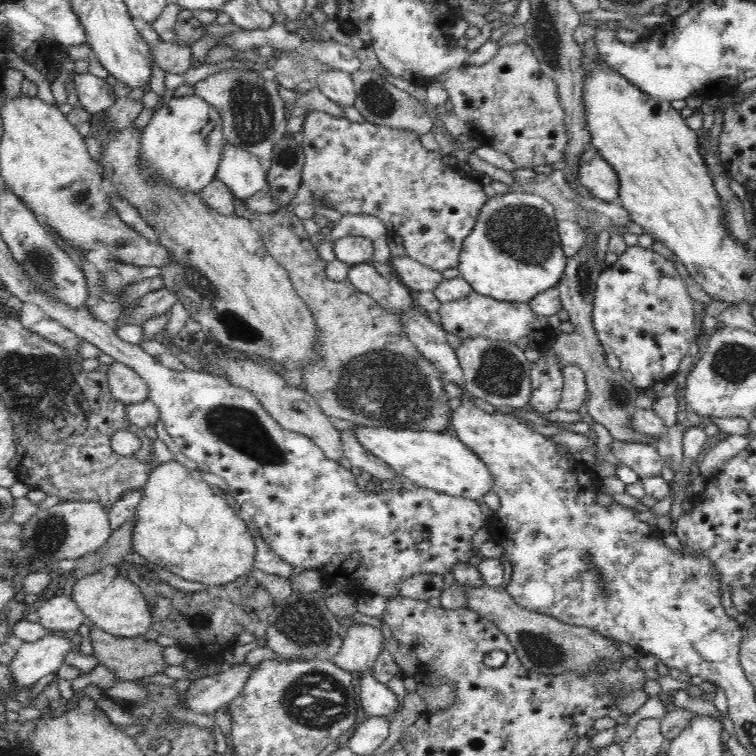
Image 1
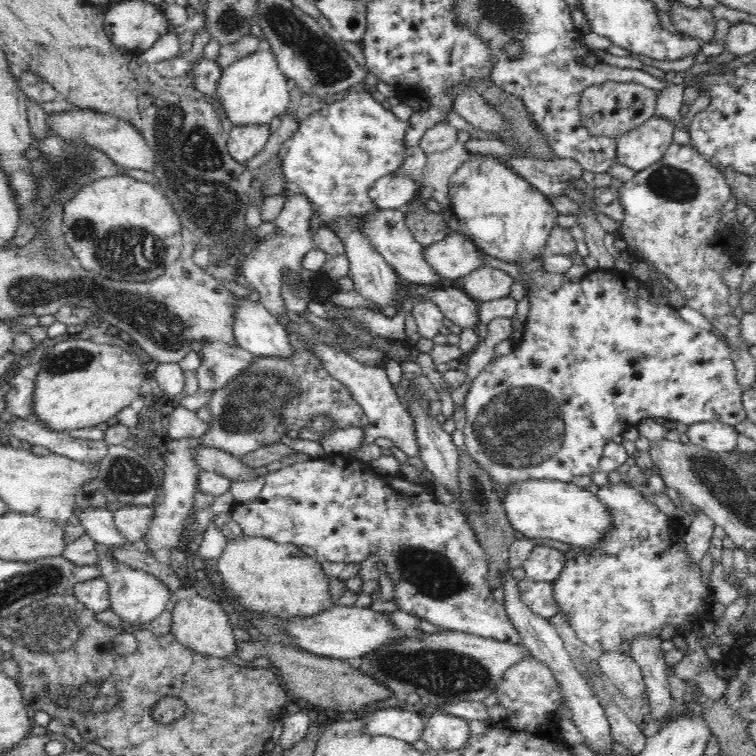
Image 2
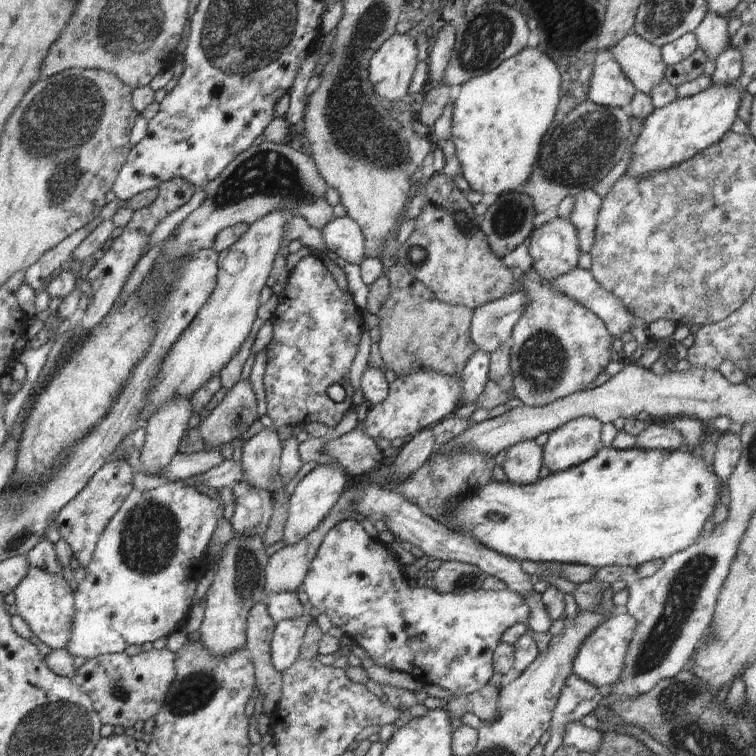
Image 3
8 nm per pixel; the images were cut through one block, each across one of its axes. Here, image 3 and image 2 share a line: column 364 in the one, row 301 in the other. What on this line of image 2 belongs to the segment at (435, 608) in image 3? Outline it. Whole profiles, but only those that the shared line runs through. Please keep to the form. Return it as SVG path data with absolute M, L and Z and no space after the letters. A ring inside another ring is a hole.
M544 254L534 258L532 263L518 265L518 270L524 274L527 283L531 284L529 289L526 289L527 286L524 287L524 297L531 297L531 303L526 321L521 327L521 340L514 343L514 347L508 354L495 356L490 364L474 378L463 404L467 419L463 429L467 451L470 457L475 459L490 475L494 484L503 488L503 492L510 483L516 481L544 479L570 483L574 476L592 475L599 470L604 447L611 441L611 437L629 430L631 427L636 427L642 419L663 418L687 425L705 421L719 421L735 425L747 420L748 415L742 404L744 390L737 383L737 370L730 348L714 333L684 321L678 310L668 304L653 303L650 291L645 288L645 284L634 278L631 273L625 273L615 268L606 270L598 268L588 271L581 278L581 282L569 282L562 274L546 273L543 268L543 257Z

